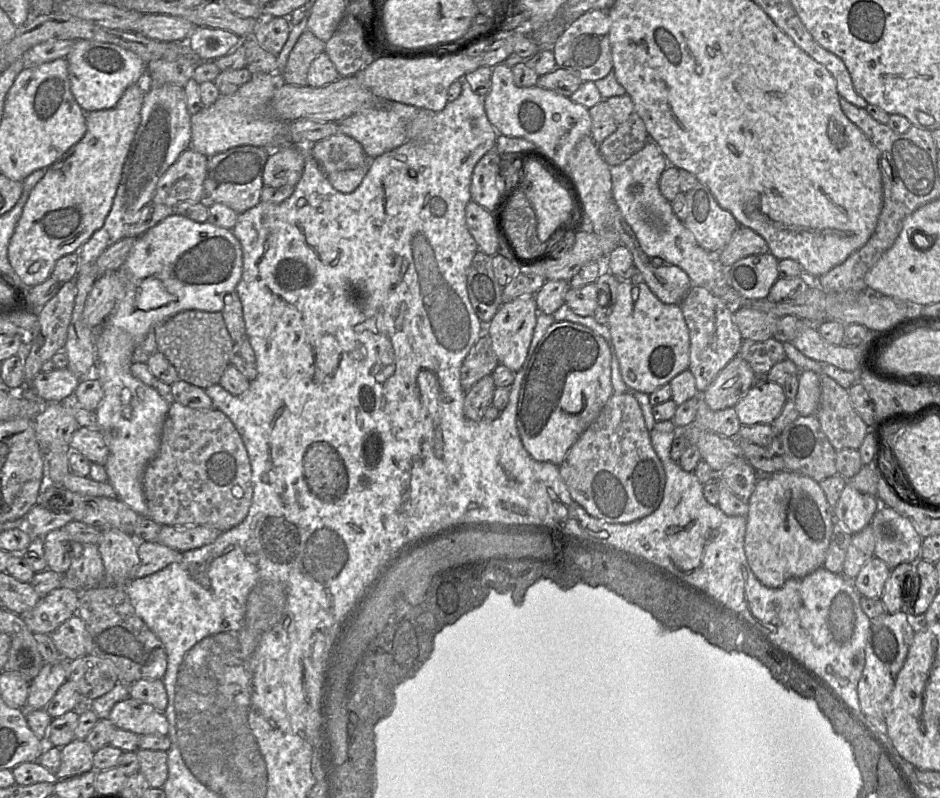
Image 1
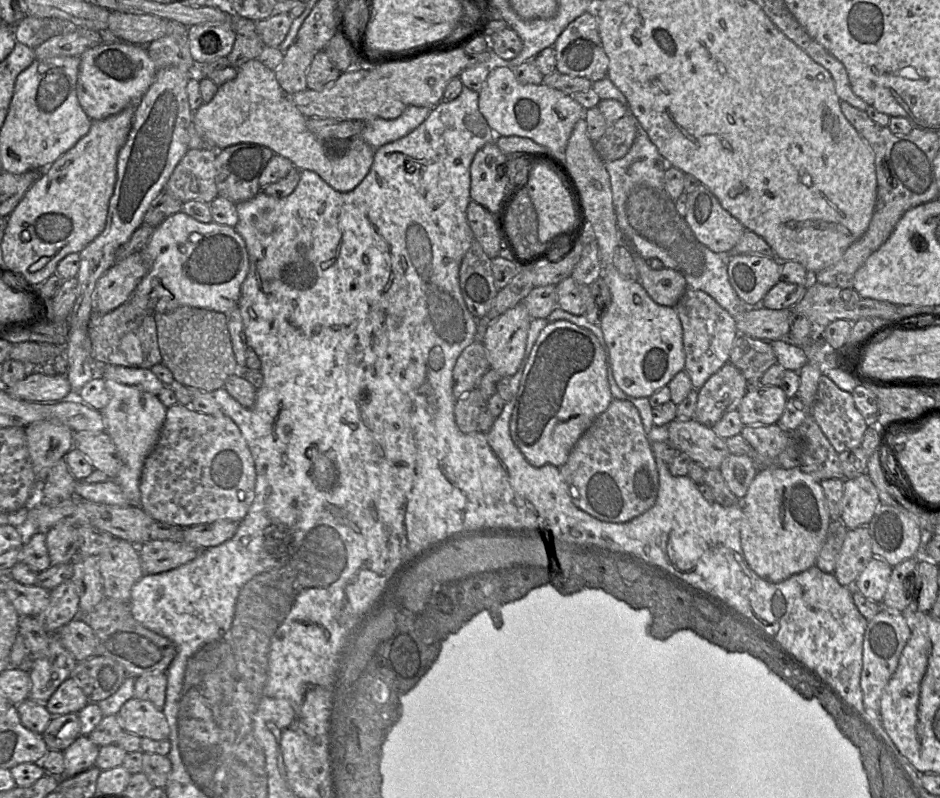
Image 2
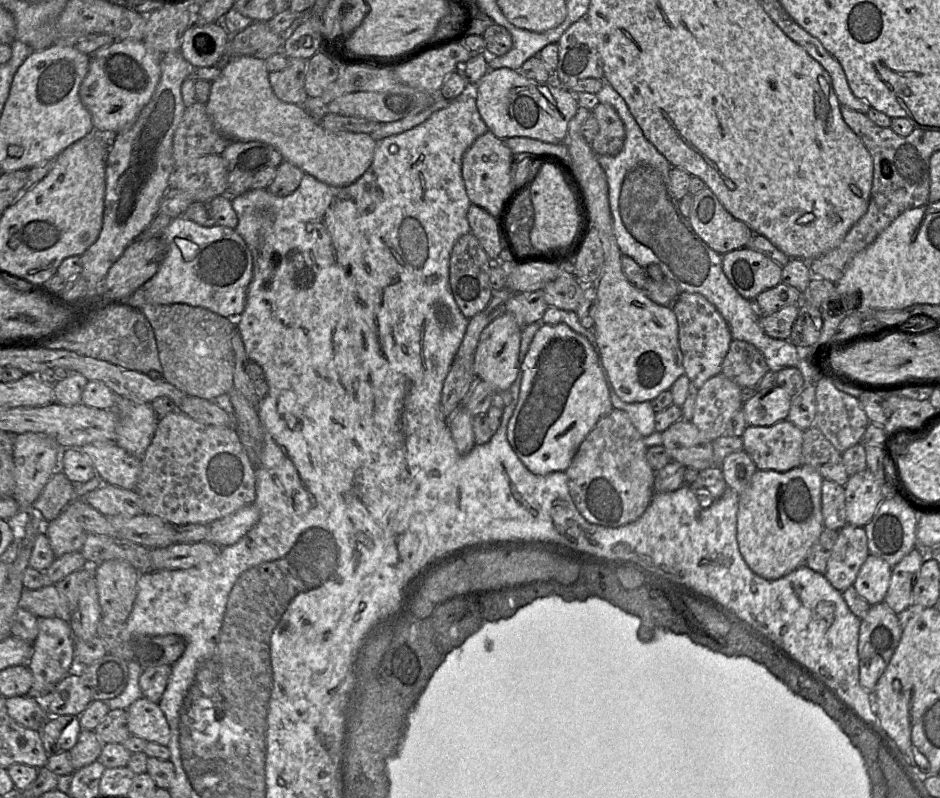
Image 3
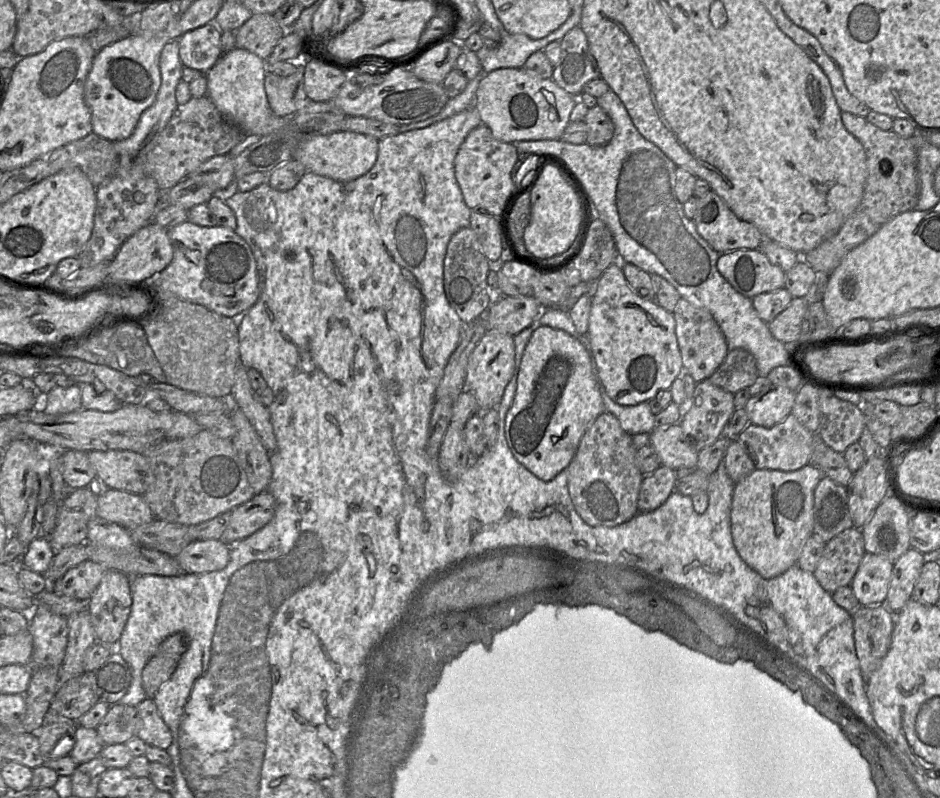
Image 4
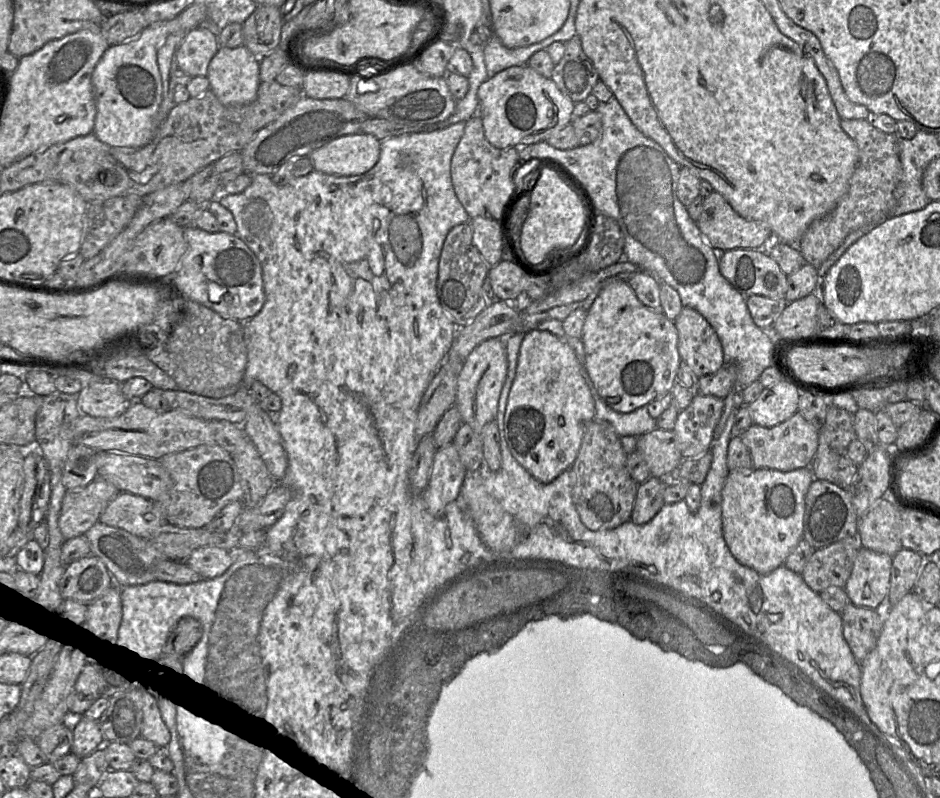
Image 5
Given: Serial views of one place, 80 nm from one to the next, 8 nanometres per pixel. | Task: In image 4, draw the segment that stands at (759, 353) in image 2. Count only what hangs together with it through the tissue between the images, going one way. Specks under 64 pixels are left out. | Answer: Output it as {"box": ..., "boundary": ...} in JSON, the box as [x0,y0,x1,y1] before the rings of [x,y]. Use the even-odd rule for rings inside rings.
{"box":[708,348,757,394],"boundary":[[[736,348],[728,351],[724,361],[708,380],[713,385],[734,394],[751,386],[757,377],[754,356],[744,349]]]}

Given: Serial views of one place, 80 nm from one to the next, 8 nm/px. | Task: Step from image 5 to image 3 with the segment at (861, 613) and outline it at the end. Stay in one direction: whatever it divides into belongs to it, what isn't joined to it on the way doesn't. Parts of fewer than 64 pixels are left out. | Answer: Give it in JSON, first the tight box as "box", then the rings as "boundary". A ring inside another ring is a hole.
{"box":[858,602,903,697],"boundary":[[[881,602],[872,605],[861,619],[858,640],[859,681],[872,697],[876,683],[889,664],[901,639],[903,627],[897,615],[898,613],[893,612],[887,604]]]}

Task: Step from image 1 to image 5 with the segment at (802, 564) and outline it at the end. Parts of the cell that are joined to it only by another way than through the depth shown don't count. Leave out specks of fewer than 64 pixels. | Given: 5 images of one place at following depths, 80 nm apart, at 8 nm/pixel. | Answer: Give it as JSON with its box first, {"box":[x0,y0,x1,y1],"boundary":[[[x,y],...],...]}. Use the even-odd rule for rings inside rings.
{"box":[722,467,814,574],"boundary":[[[809,467],[783,472],[769,468],[729,471],[722,489],[722,531],[733,556],[743,565],[766,574],[783,565],[803,538],[805,495],[814,479]]]}

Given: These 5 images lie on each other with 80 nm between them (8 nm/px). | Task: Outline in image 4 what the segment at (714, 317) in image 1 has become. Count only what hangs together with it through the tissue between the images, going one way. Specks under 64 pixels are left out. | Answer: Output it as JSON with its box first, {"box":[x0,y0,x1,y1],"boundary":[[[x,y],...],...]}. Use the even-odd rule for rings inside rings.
{"box":[674,297,729,383],"boundary":[[[680,297],[674,311],[675,333],[683,370],[699,383],[708,379],[724,361],[729,349],[724,334],[709,311],[696,307]]]}

